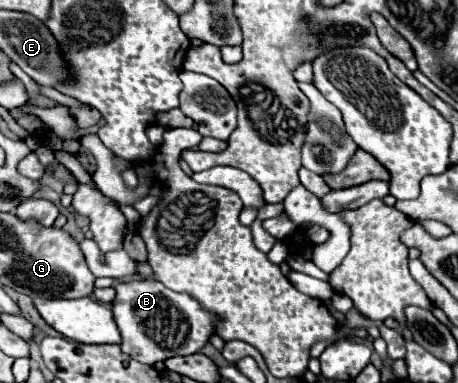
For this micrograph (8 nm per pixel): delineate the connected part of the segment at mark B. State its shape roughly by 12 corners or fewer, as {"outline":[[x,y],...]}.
{"outline":[[155,279],[119,281],[121,349],[155,365],[201,351],[211,313]]}

